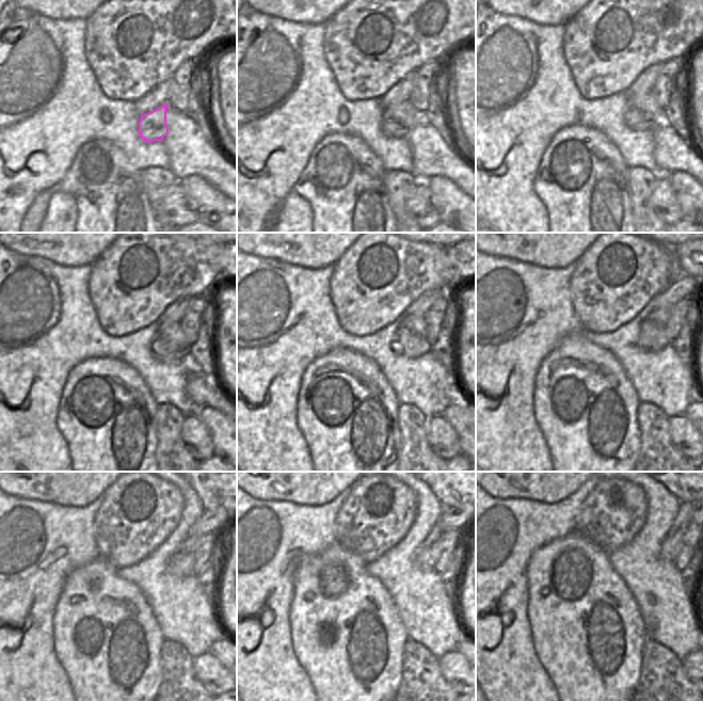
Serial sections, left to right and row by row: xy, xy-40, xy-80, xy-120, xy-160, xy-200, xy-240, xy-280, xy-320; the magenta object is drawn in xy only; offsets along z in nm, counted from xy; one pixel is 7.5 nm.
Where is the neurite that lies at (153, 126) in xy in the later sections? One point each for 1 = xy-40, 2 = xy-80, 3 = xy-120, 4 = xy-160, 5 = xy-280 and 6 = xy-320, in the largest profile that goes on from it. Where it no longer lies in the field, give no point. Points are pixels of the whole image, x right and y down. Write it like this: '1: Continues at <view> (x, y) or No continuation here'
1: Continues at xy-40 (397, 122)
2: Continues at xy-80 (643, 113)
3: Continues at xy-120 (170, 345)
4: Continues at xy-160 (411, 341)
5: Continues at xy-280 (425, 556)
6: Continues at xy-320 (672, 543).

